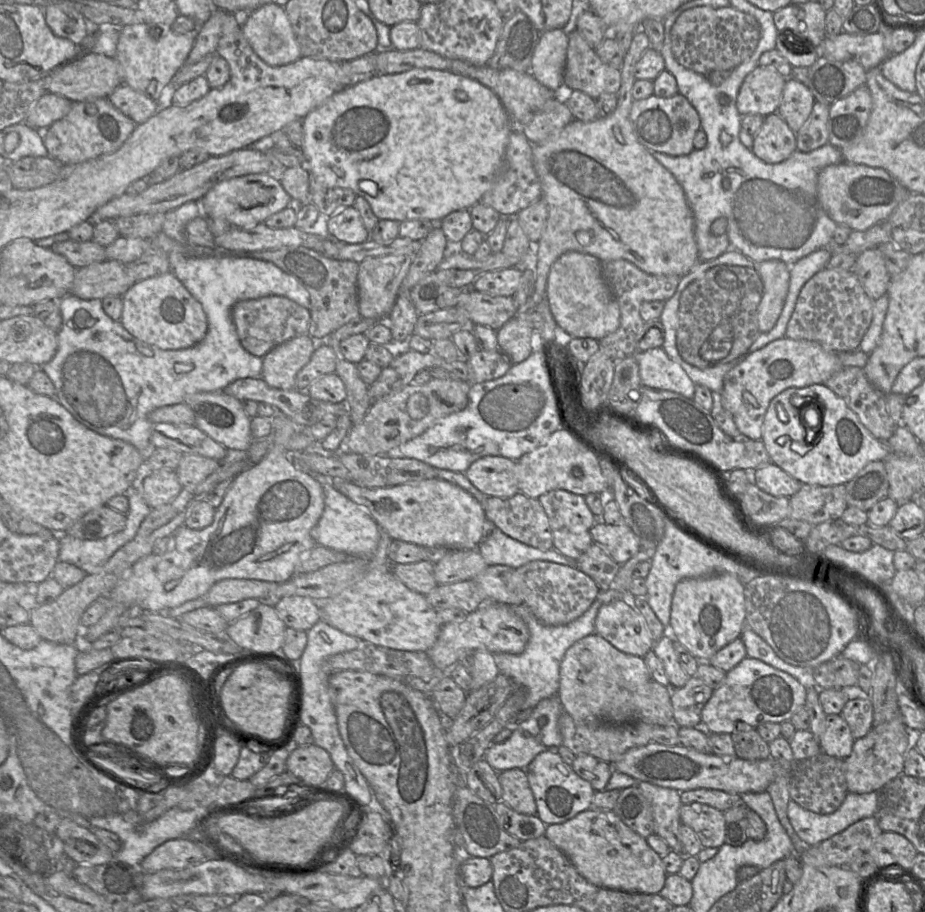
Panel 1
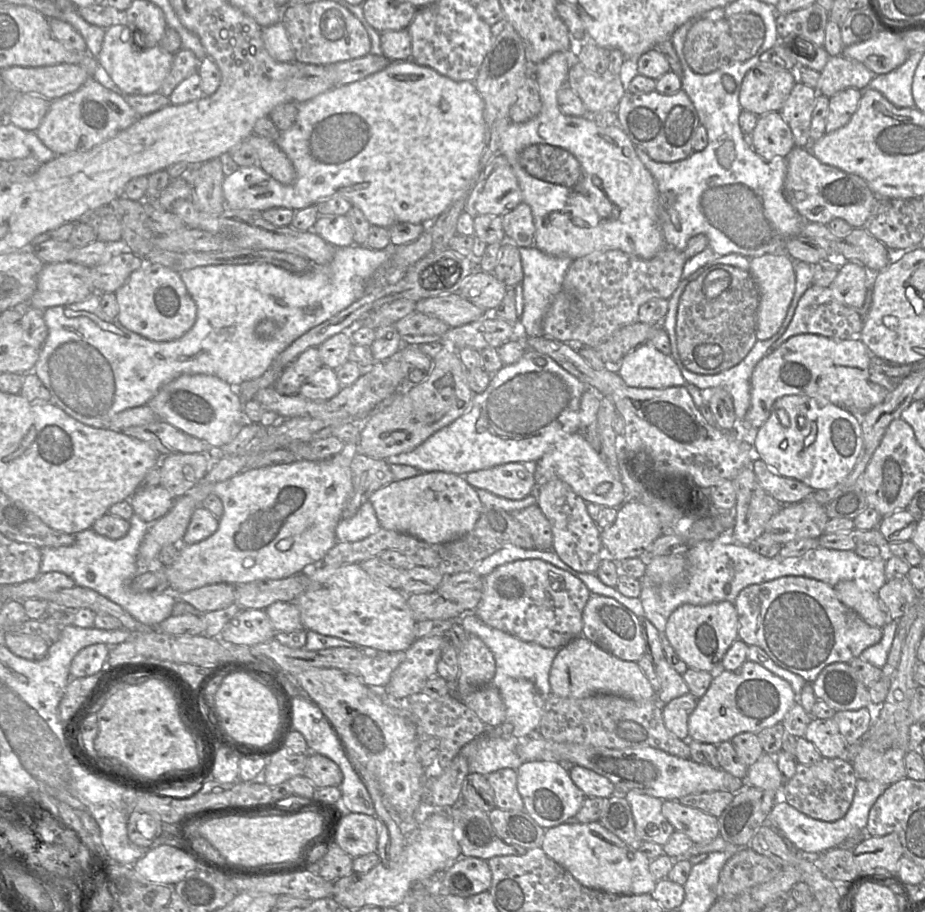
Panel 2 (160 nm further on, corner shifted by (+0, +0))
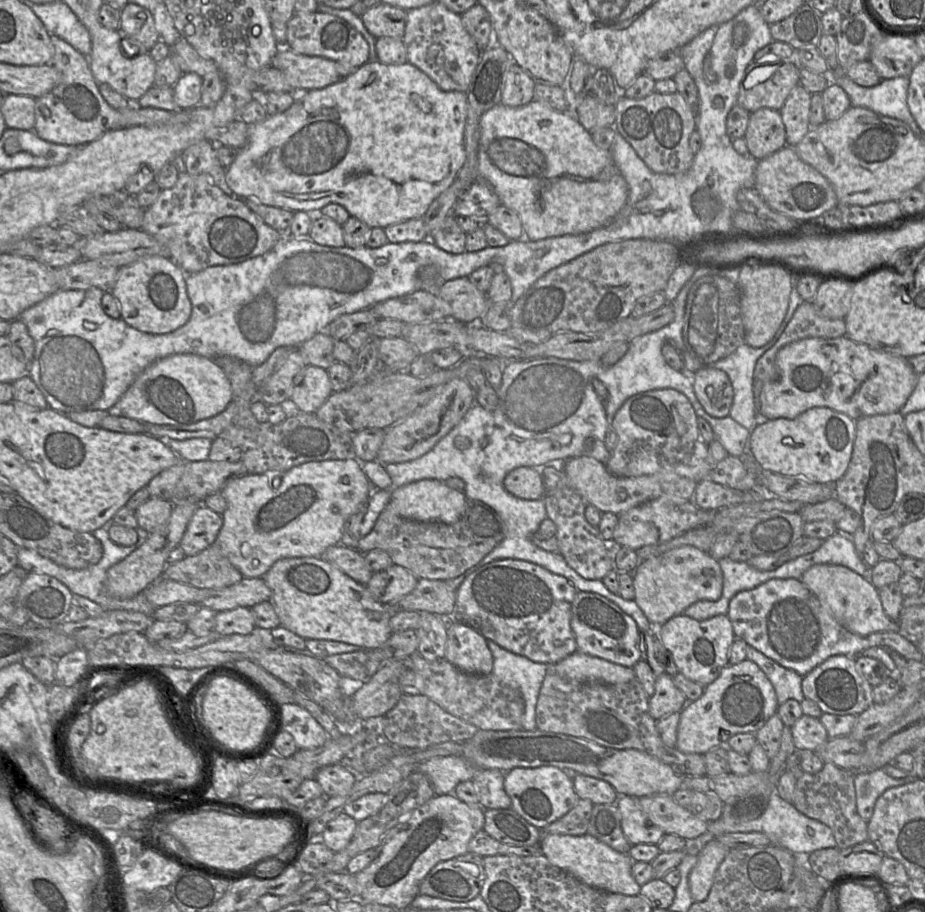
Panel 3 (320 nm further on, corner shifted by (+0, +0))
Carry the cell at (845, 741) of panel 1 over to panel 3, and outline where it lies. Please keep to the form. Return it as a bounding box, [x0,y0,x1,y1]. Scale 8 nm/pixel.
[791,715,828,750]

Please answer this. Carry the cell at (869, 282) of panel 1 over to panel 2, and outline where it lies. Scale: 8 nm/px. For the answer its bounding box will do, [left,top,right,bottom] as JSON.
[829,261,869,310]

